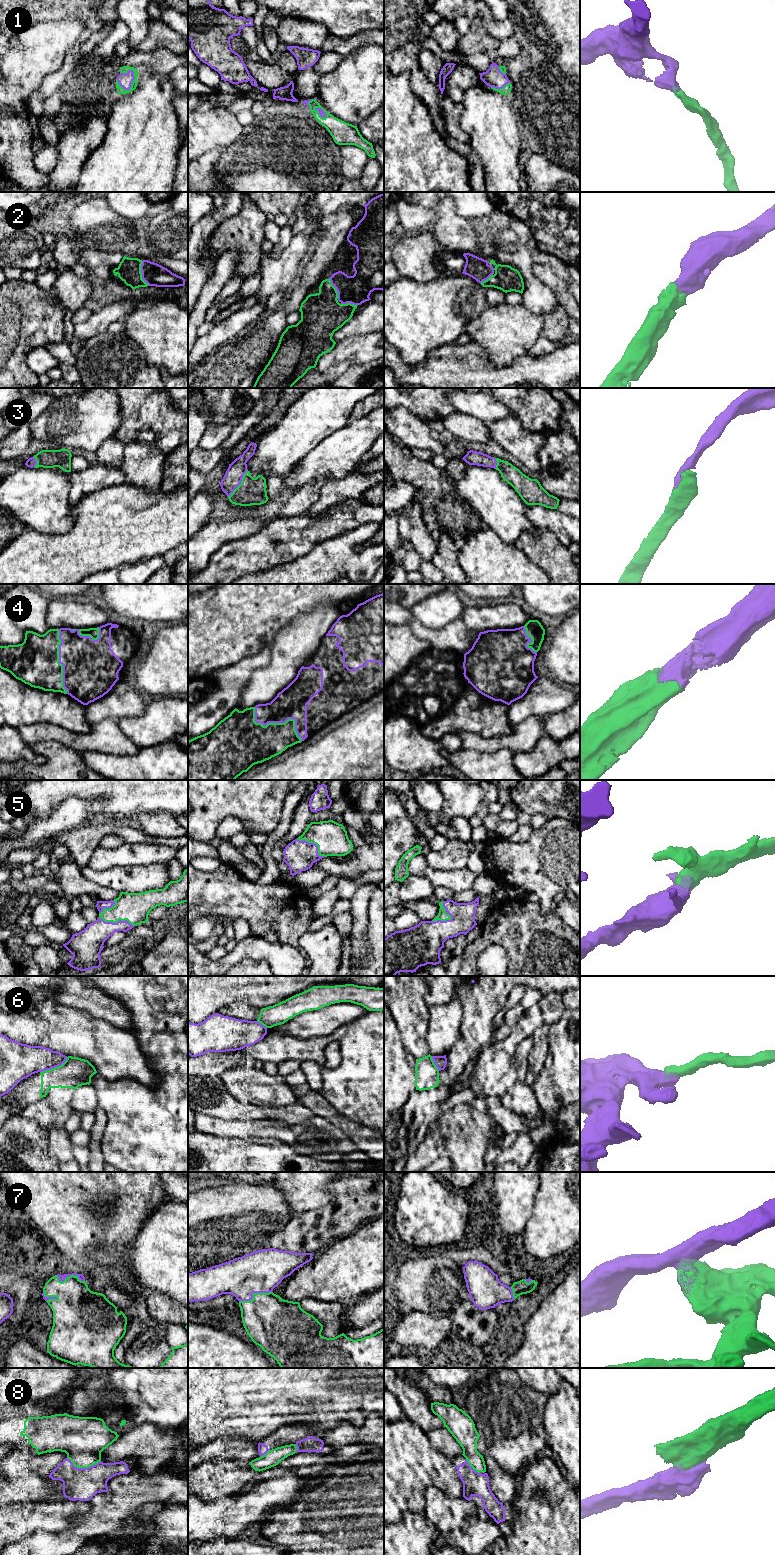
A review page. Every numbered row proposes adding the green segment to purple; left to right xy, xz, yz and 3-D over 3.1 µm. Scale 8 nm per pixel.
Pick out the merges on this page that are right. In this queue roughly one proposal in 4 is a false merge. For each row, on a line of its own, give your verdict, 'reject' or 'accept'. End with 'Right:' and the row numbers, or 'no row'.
1: accept
2: accept
3: accept
4: accept
5: accept
6: reject
7: accept
8: reject
Right: 1, 2, 3, 4, 5, 7

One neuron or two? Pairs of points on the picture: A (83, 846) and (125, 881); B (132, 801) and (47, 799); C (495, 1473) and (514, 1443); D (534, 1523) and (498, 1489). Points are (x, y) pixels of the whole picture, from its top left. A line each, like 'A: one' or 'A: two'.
A: two
B: one
C: two
D: two

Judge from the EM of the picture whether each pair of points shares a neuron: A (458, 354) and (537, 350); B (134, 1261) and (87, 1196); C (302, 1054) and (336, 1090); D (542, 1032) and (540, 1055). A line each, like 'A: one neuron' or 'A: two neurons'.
A: two neurons
B: two neurons
C: one neuron
D: one neuron

